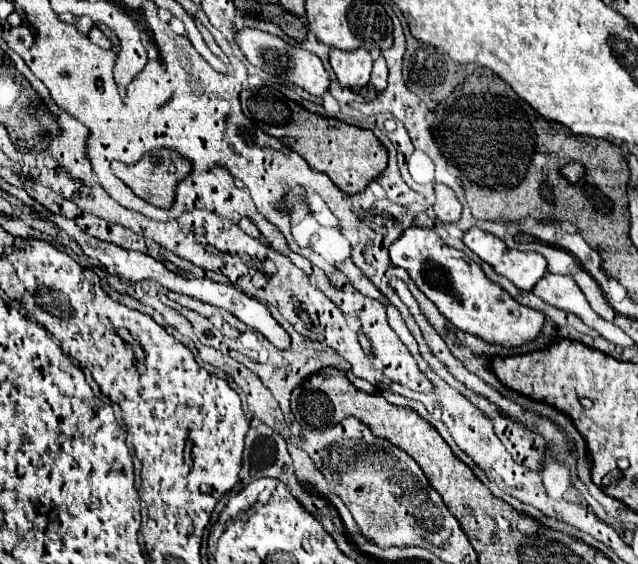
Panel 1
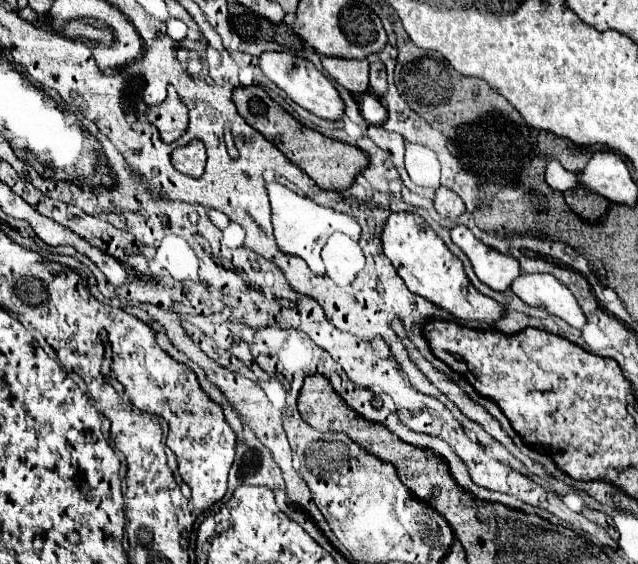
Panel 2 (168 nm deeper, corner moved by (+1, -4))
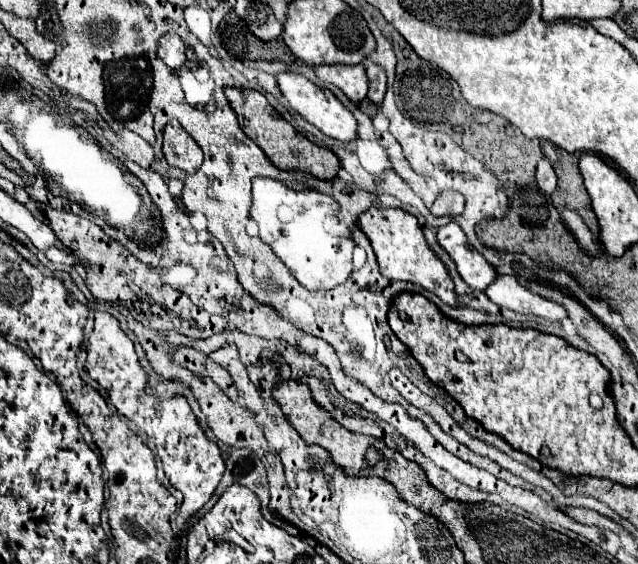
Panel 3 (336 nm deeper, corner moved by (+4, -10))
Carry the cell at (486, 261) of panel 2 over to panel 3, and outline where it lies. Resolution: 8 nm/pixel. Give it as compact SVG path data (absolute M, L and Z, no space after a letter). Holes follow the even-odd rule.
M449 222L441 228L437 228L437 240L449 252L449 256L457 264L461 278L473 290L485 290L489 286L489 282L493 282L497 278L495 266L491 266L483 258L483 254L479 254L467 242L467 236L463 234L463 230L455 222Z

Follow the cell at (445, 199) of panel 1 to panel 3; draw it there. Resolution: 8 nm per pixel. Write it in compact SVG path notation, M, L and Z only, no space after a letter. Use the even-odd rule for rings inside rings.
M441 192L431 206L433 216L457 216L463 212L465 198L459 192Z

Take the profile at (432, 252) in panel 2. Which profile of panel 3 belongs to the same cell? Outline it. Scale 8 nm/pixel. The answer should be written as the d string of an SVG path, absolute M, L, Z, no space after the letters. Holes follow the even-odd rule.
M371 208L359 216L359 226L367 234L371 246L375 250L381 274L387 280L401 280L401 282L417 284L417 286L429 290L431 294L439 296L445 304L449 304L453 308L461 306L459 296L455 292L453 278L447 272L447 266L439 260L439 256L427 244L423 232L419 228L419 222L413 214L399 210L399 208Z

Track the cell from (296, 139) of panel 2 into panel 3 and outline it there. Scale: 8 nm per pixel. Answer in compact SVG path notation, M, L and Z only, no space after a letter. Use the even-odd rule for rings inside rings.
M225 88L225 96L231 104L231 108L235 110L237 118L239 118L239 126L241 130L255 140L255 144L267 154L267 158L279 168L279 170L287 170L287 172L305 172L311 174L319 180L333 180L341 168L339 158L327 150L321 148L313 142L309 142L303 134L299 134L283 116L279 116L275 112L275 108L265 100L265 96L257 90L239 90L239 88Z

